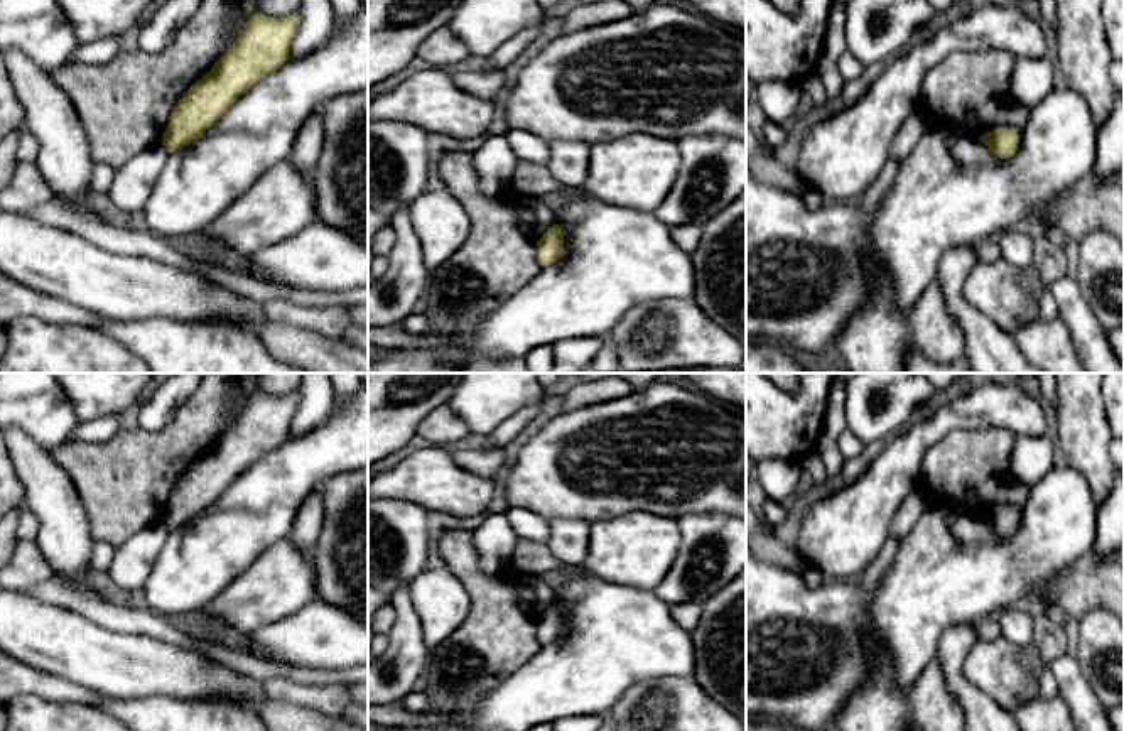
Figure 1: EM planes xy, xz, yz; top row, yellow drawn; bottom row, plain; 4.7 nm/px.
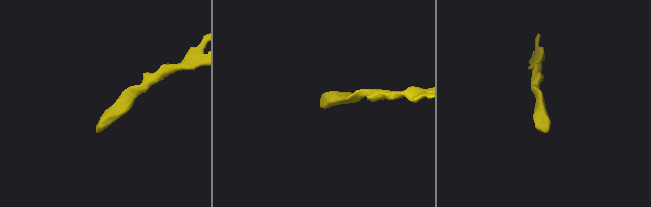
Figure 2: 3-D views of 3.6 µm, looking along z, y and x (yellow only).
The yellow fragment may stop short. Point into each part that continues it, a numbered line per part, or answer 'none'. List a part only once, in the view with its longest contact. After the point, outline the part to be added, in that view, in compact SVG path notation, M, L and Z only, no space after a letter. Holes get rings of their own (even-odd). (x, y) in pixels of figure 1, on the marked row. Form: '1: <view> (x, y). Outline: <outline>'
none

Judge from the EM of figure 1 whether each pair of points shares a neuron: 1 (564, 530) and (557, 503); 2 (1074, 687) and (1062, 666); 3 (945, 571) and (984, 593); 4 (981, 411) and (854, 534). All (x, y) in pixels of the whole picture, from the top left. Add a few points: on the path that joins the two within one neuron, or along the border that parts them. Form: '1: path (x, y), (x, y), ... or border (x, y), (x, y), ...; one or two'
1: border (549, 519), (583, 519), (589, 524); two
2: path (1070, 682), (1065, 671); one
3: path (956, 581), (974, 583); one
4: path (942, 421), (898, 463), (876, 495); one

